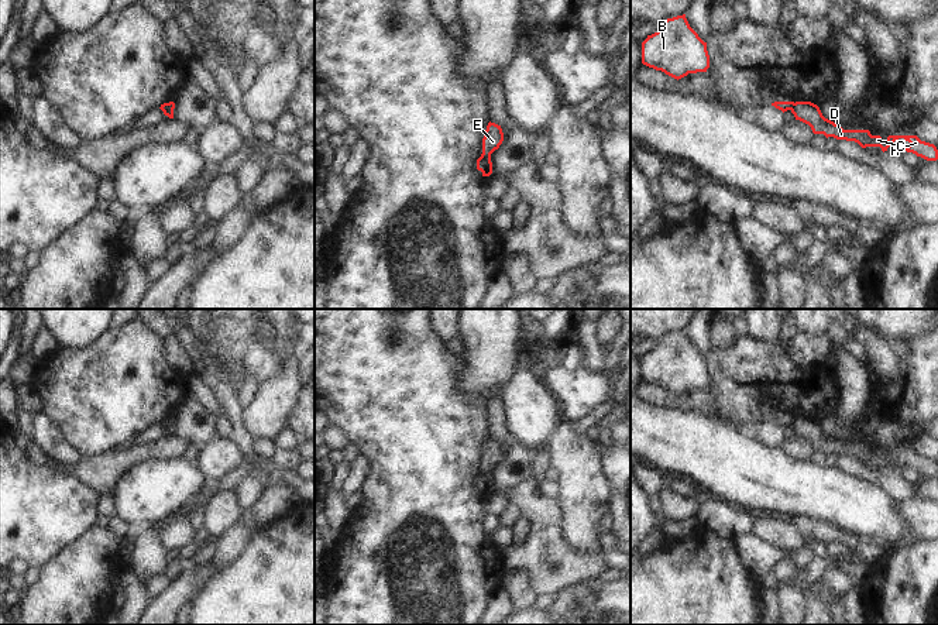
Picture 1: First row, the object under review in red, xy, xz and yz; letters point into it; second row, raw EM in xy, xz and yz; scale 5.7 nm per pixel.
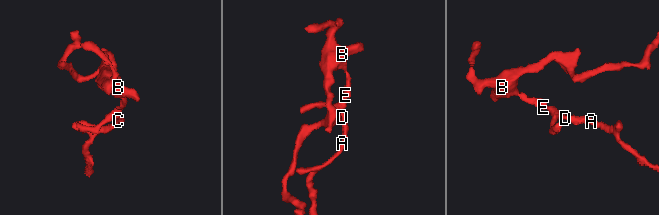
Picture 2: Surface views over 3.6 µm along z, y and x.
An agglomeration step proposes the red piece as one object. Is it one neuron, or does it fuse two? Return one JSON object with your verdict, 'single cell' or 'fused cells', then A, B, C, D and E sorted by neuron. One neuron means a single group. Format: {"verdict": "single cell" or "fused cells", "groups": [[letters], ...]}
{"verdict": "fused cells", "groups": [["A", "C", "D"], ["B", "E"]]}

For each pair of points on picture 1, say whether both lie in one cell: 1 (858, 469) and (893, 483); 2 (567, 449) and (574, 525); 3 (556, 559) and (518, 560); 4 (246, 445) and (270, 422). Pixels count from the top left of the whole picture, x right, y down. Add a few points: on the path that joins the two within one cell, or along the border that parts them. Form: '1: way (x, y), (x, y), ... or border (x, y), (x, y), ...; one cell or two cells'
1: way (866, 474), (885, 478); one cell
2: way (574, 467), (574, 507); one cell
3: way (546, 559), (528, 559); one cell
4: border (241, 408), (241, 425), (253, 439); two cells

